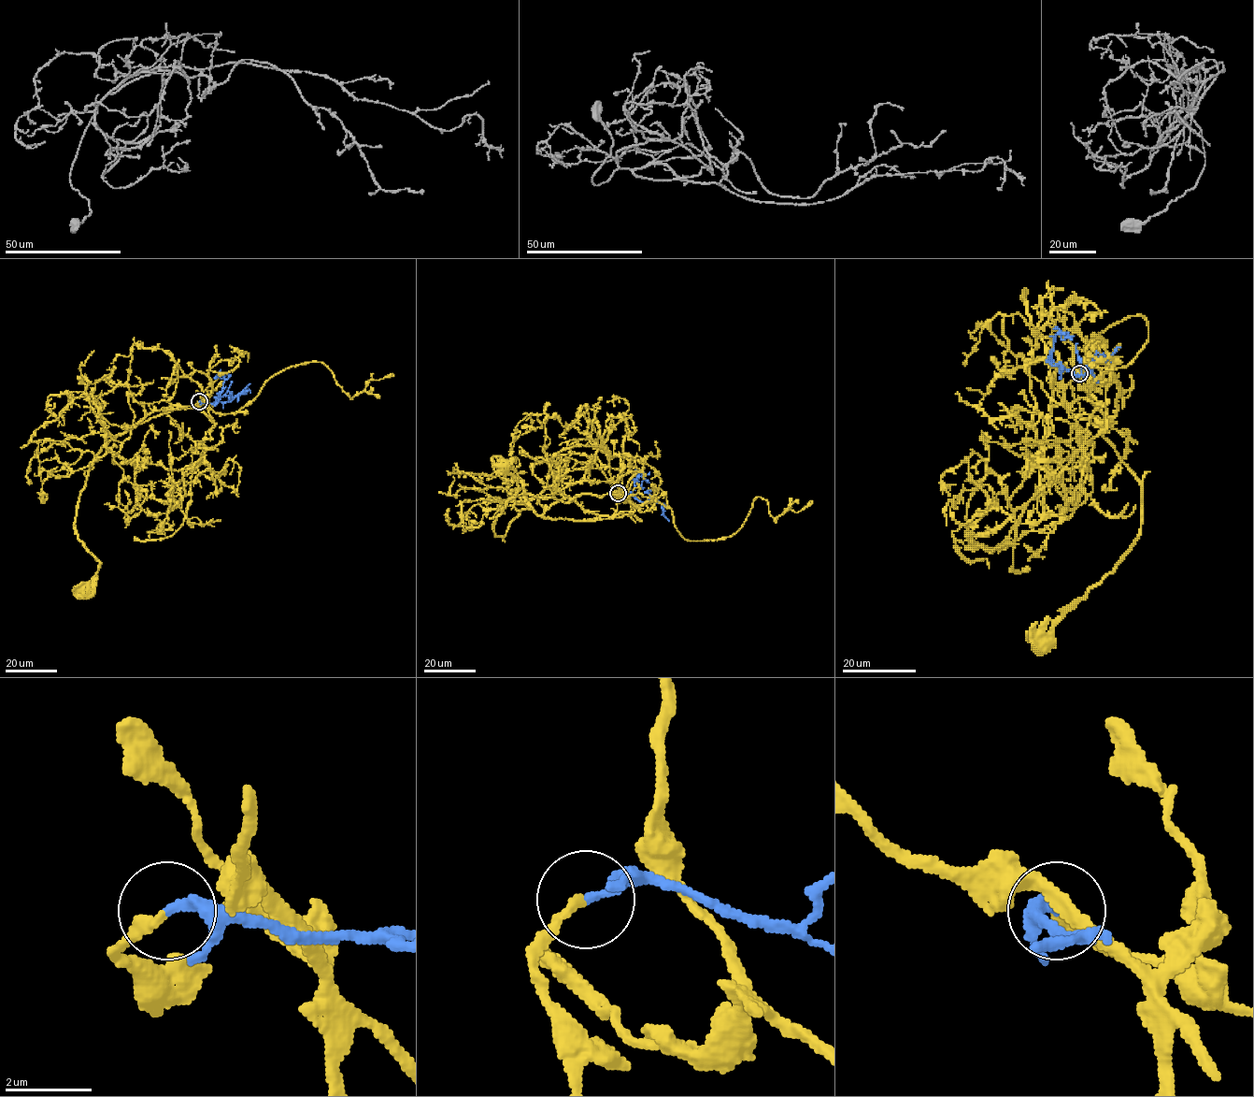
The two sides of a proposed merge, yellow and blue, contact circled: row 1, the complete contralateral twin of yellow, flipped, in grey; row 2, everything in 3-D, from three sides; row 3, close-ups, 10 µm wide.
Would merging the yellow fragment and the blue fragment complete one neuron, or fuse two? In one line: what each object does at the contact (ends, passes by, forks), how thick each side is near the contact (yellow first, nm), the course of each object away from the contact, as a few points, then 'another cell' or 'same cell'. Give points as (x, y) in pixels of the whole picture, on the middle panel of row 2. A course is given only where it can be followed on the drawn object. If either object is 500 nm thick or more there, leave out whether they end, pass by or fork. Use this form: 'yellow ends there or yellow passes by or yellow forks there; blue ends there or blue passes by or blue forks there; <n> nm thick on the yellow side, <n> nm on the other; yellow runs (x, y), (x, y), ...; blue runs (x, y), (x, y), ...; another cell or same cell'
yellow ends there; blue ends there; 220 nm thick on the yellow side, 240 nm on the other; yellow runs (617, 492), (611, 515), (563, 497), (540, 515), (523, 509), (496, 536), (493, 522), (518, 489), (502, 466); blue runs (618, 492), (631, 493), (641, 472), (641, 484), (634, 480), (639, 478), (639, 474); same cell

